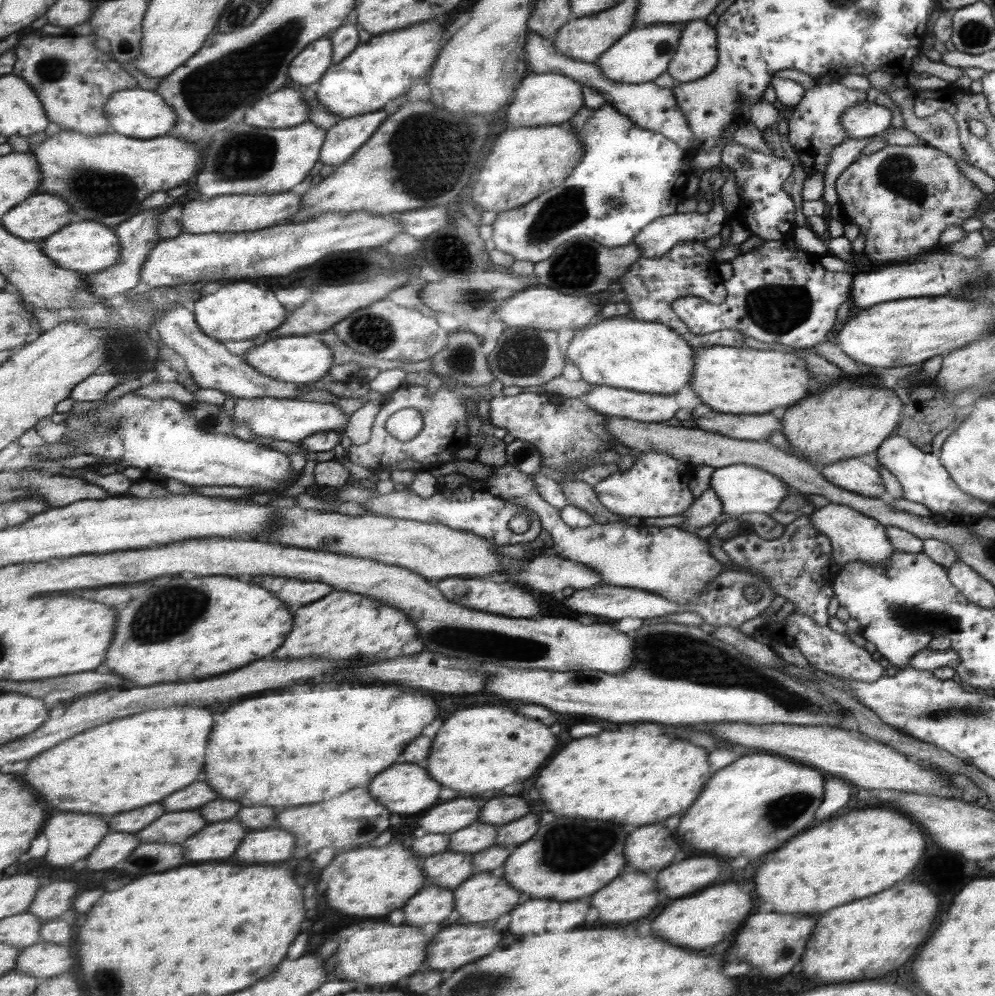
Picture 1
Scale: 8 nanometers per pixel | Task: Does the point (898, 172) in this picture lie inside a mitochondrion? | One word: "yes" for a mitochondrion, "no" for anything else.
yes

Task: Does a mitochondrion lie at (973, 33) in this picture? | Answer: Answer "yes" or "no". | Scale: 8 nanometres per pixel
yes

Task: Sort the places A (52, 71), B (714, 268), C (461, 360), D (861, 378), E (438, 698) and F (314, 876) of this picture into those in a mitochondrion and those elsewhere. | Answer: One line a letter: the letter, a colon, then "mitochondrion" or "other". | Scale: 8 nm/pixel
A: mitochondrion
B: other
C: mitochondrion
D: other
E: other
F: other

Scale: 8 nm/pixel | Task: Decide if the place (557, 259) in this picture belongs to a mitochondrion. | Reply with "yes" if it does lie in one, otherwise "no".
yes

